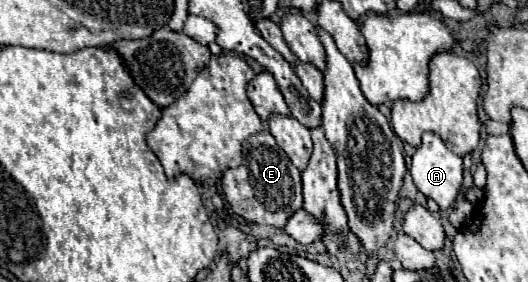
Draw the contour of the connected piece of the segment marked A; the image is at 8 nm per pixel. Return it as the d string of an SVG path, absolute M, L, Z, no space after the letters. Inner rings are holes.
M426 132L422 136L422 146L416 150L416 154L412 156L412 166L410 166L410 174L414 178L414 186L426 196L426 198L432 198L440 210L448 210L458 192L460 192L460 186L462 186L462 172L464 172L464 166L462 166L462 158L452 154L446 144L440 140L440 136L436 136L434 132Z

